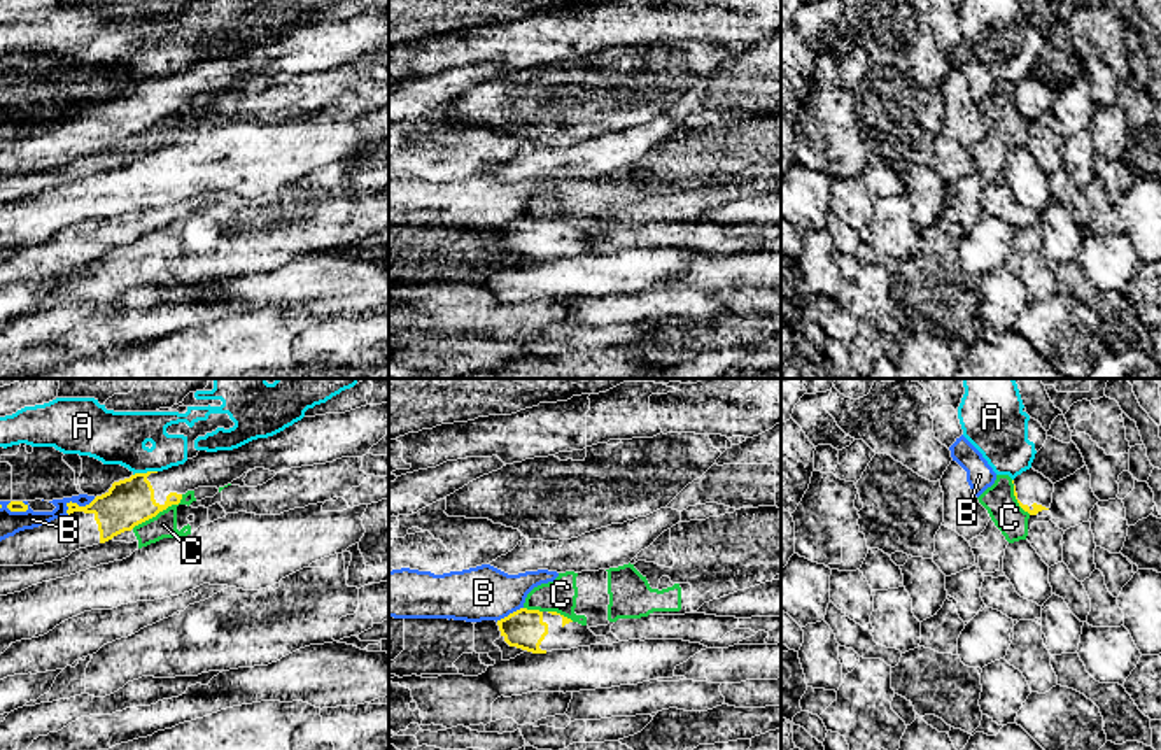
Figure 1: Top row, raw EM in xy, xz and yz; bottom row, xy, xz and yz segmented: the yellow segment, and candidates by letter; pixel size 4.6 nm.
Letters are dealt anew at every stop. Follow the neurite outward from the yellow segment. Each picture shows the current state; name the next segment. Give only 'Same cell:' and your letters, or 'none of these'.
Same cell: none of these

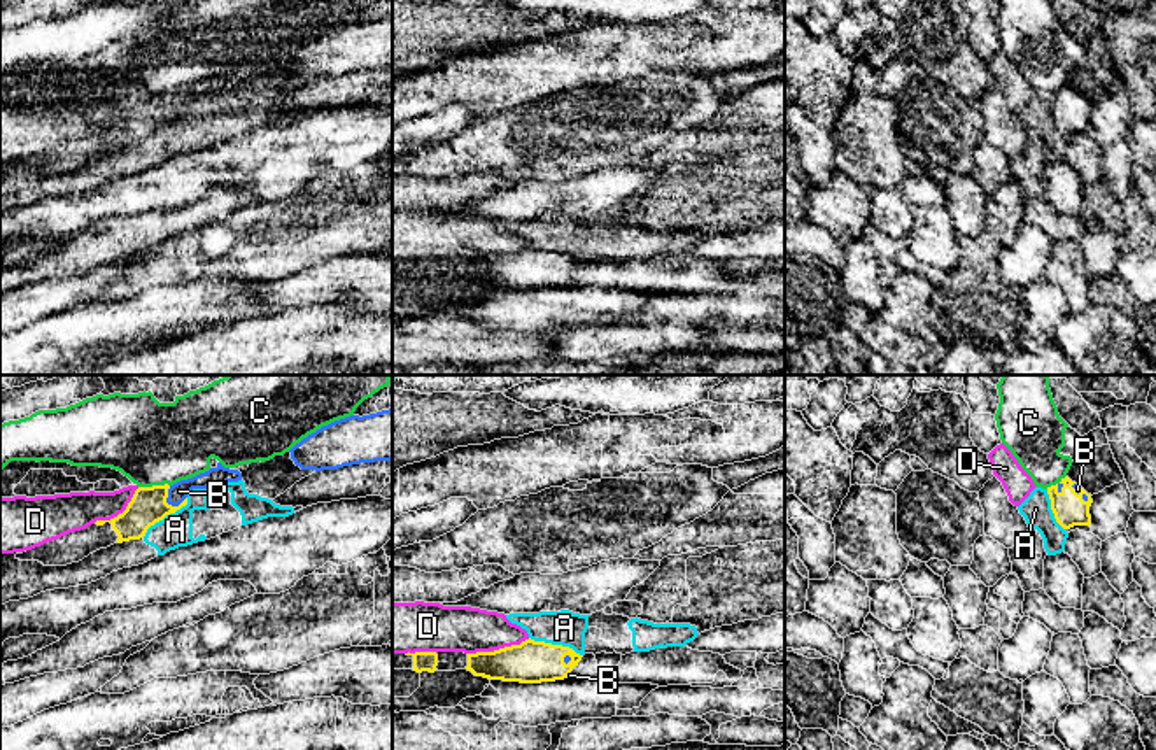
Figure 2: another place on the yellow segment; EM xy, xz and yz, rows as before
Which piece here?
Same cell: B

